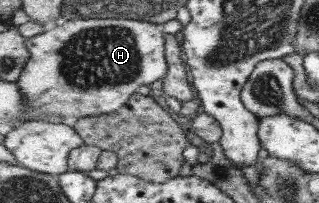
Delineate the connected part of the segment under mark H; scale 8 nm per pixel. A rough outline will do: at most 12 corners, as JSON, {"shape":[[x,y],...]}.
{"shape":[[161,24],[26,38],[24,121],[116,113],[169,73]]}

